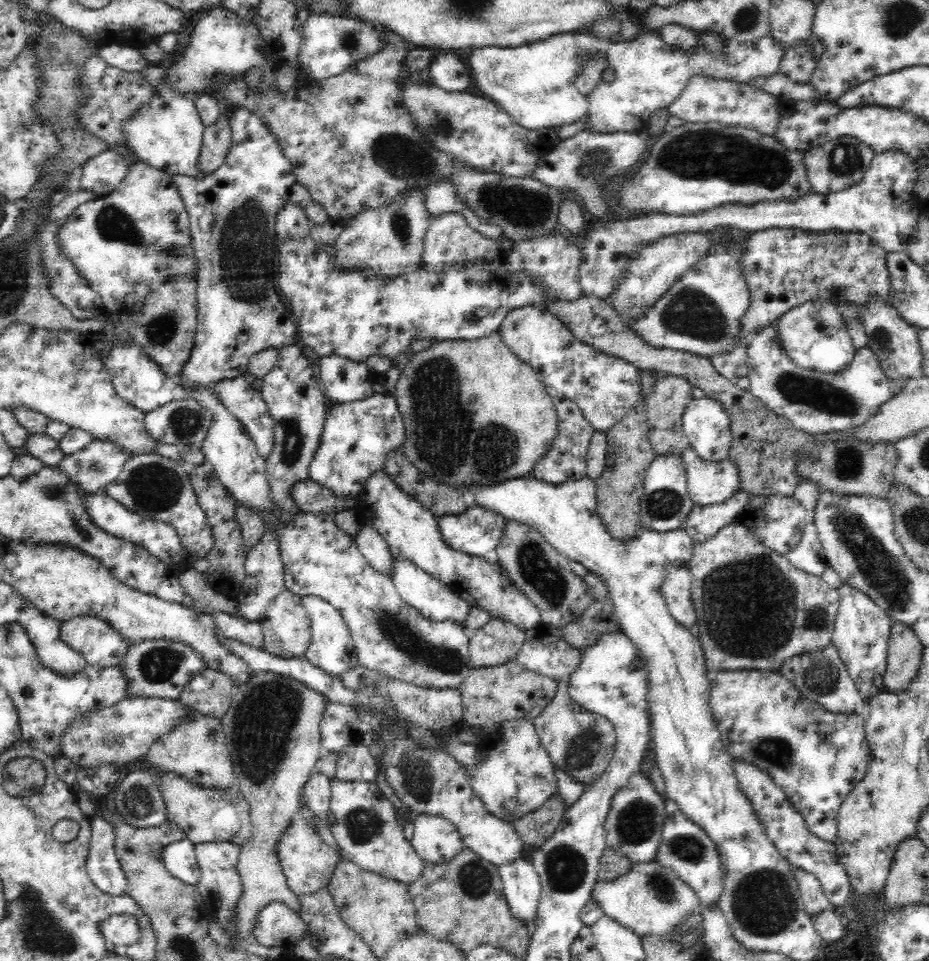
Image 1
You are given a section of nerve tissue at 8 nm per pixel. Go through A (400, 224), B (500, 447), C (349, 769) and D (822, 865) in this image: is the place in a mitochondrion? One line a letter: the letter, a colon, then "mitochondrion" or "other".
A: mitochondrion
B: mitochondrion
C: other
D: other

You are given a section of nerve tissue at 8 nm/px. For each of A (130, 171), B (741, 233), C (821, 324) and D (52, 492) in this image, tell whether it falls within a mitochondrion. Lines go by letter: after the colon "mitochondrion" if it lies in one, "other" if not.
A: other
B: other
C: mitochondrion
D: mitochondrion

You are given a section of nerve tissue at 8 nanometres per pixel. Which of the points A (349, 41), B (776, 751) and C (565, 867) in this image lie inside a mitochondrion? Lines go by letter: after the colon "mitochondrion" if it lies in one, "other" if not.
A: mitochondrion
B: mitochondrion
C: mitochondrion

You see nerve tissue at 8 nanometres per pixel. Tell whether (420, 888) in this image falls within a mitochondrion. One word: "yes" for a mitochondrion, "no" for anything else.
no

